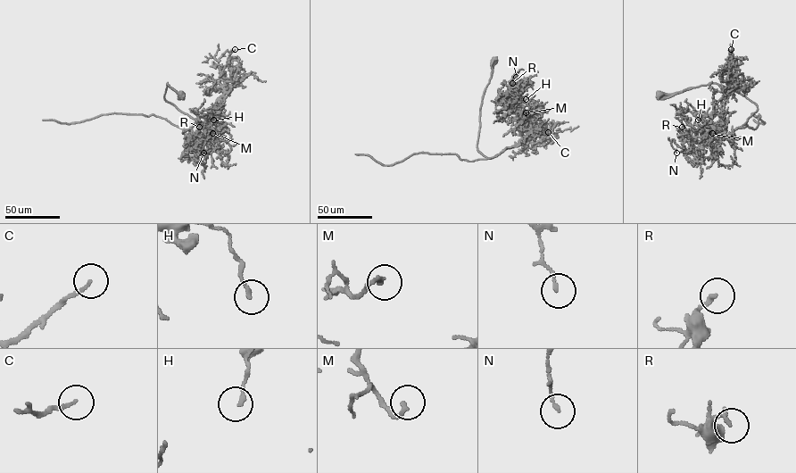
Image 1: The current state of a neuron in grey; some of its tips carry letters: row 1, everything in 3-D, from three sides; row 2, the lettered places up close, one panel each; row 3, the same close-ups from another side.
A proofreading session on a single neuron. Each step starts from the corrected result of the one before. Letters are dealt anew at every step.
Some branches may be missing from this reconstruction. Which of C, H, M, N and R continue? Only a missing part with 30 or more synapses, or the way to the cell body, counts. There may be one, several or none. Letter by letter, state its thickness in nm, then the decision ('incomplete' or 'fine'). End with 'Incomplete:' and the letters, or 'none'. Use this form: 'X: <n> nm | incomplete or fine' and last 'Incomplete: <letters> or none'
C: 150 nm | fine
H: 160 nm | fine
M: 190 nm | fine
N: 120 nm | fine
R: 180 nm | fine
Incomplete: none

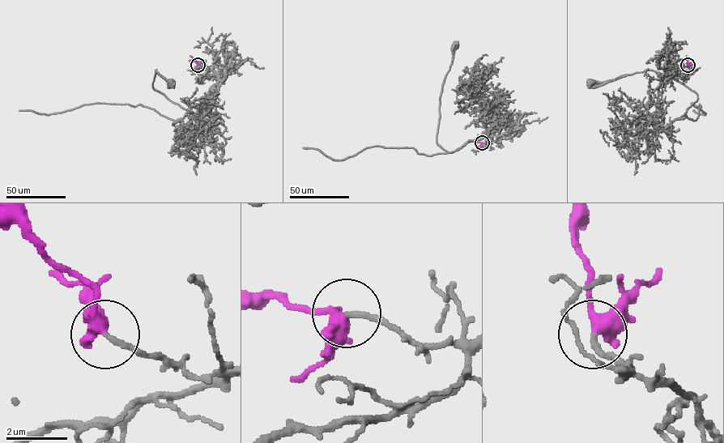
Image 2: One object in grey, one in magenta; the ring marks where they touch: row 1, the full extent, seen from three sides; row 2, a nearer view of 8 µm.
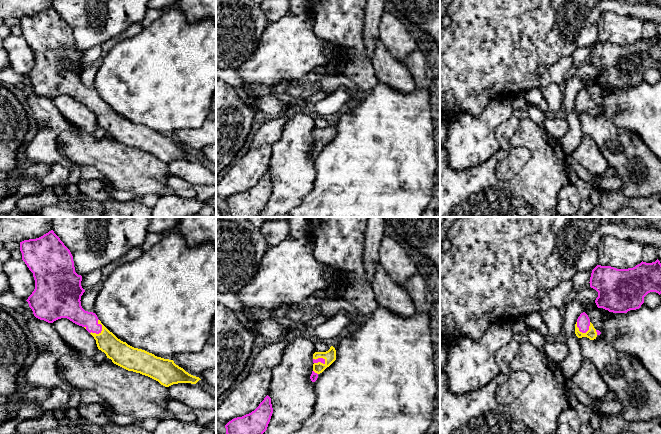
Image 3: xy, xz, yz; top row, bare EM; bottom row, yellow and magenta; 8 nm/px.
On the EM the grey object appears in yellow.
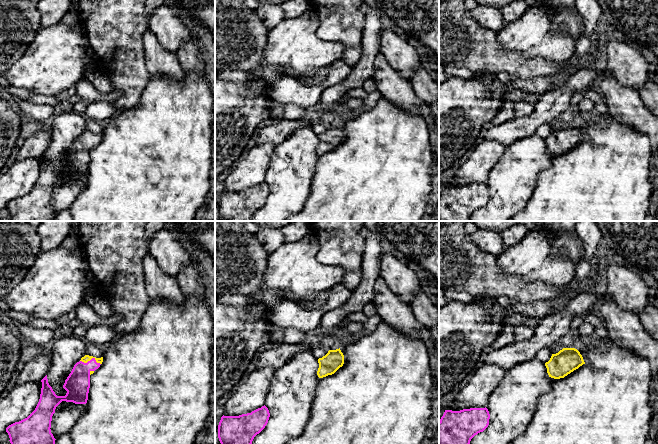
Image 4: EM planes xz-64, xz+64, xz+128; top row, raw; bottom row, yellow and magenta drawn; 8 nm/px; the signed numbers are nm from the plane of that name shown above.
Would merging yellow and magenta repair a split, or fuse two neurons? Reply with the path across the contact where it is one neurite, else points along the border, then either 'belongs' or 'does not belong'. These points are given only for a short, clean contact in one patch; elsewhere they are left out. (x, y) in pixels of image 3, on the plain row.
runs through xy (121, 130), (102, 111), (102, 106), (76, 90); belongs

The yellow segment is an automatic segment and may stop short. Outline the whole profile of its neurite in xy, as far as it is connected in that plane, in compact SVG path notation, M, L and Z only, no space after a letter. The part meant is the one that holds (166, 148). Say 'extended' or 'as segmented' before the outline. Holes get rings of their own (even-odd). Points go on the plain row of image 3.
extended | M53 6L39 14L20 18L20 27L22 29L22 36L33 49L35 56L35 65L26 77L28 78L29 83L32 85L36 94L44 96L48 99L53 99L54 97L61 94L67 94L73 99L84 103L96 116L98 125L104 128L107 134L111 135L114 140L128 147L133 147L148 152L158 157L165 163L169 163L178 159L196 160L199 156L201 156L199 153L189 150L183 144L176 141L173 136L157 133L152 129L142 125L134 124L128 121L126 118L121 117L101 99L95 89L85 87L82 84L80 76L81 72L85 68L81 62L82 52L75 48L73 32L70 26L64 21L64 19L54 9Z

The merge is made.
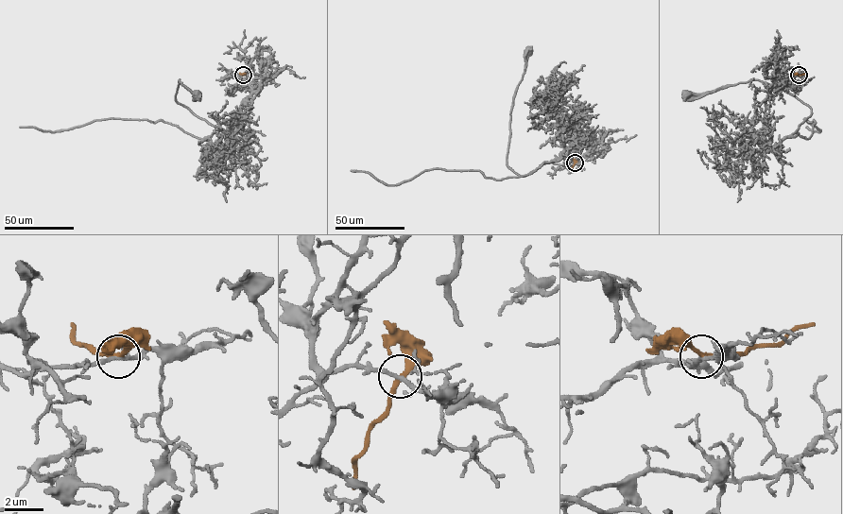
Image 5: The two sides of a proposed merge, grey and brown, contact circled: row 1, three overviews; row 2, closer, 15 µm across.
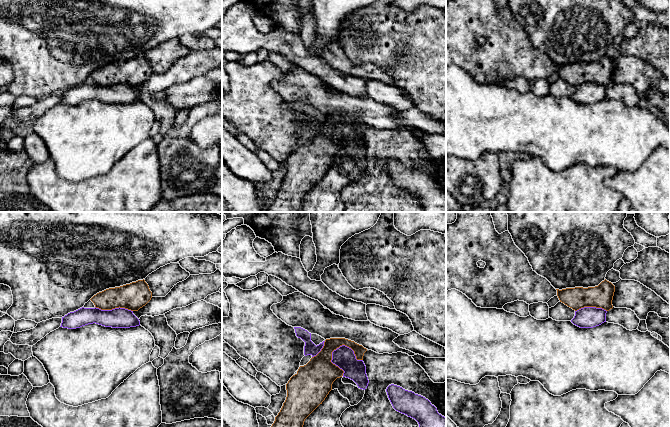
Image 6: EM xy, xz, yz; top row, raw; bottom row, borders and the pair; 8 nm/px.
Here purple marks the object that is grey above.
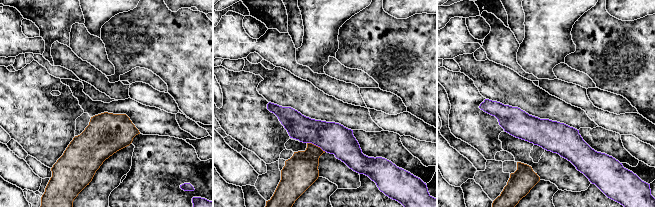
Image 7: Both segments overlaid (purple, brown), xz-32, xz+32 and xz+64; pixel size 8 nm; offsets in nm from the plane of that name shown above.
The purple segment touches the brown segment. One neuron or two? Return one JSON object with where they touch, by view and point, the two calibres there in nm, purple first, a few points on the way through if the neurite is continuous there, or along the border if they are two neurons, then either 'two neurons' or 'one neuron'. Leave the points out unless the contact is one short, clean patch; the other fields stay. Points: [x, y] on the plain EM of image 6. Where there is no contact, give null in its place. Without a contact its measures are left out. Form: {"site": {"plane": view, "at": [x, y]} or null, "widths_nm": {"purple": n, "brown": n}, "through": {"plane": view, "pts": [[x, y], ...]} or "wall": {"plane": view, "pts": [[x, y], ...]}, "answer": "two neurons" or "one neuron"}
{"site": {"plane": "xz", "at": [348, 123]}, "widths_nm": {"purple": 170, "brown": 150}, "wall": {"plane": "xz", "pts": [[331, 128], [346, 121], [357, 135], [362, 136]]}, "answer": "two neurons"}

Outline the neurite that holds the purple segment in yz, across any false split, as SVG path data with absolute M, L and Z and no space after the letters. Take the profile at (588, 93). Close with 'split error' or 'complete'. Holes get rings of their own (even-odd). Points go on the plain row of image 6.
M584 83L575 87L571 98L580 104L593 104L606 98L606 89L602 84Z; complete

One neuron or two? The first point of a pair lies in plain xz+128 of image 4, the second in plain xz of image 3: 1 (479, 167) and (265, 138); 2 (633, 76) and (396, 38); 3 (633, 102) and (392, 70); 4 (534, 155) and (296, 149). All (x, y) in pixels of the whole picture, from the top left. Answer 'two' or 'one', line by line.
1: two
2: one
3: one
4: one

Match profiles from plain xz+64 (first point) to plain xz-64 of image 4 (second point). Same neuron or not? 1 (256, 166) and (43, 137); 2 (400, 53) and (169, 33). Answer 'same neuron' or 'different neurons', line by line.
1: different neurons
2: same neuron

